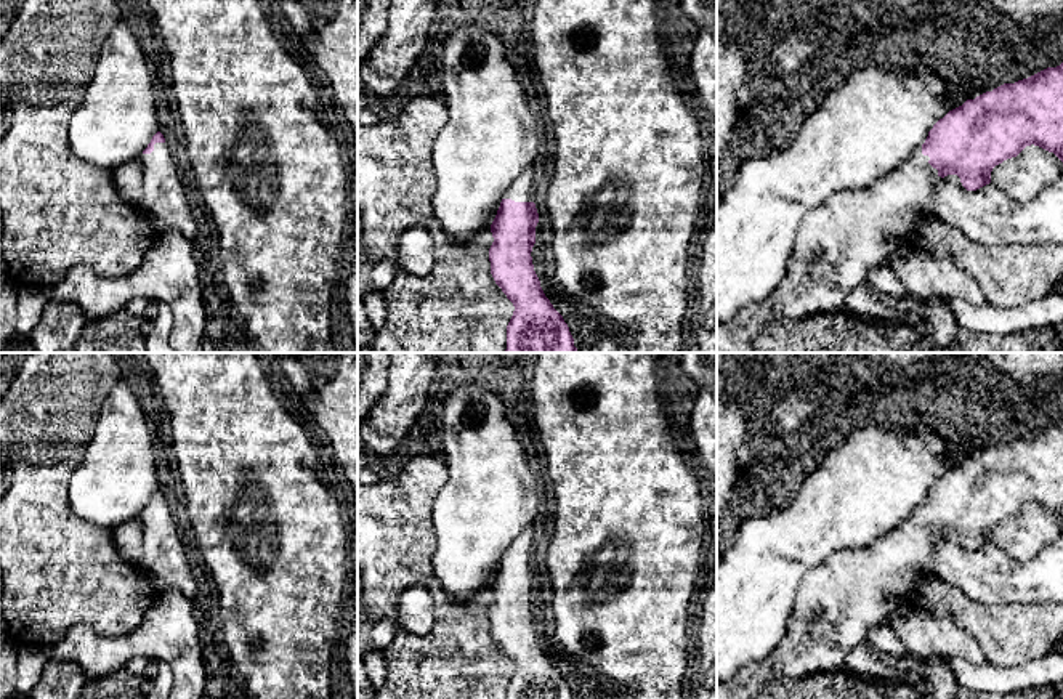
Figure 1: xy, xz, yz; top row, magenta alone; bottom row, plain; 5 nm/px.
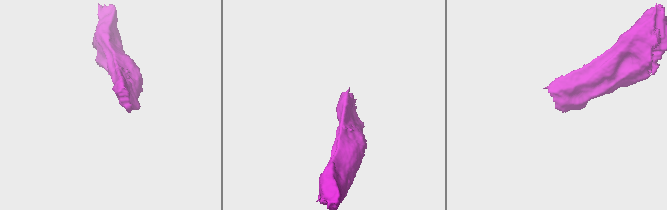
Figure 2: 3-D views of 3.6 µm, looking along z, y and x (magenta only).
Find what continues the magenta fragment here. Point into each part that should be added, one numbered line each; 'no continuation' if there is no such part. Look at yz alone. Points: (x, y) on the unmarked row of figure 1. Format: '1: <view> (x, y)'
1: yz (837, 602)

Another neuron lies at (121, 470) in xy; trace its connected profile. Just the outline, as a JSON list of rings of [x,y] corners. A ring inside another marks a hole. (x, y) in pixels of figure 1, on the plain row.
[[[120,377],[103,402],[93,438],[67,484],[71,507],[93,526],[114,531],[139,518],[164,479],[165,465],[157,431],[149,425],[143,402],[130,388],[128,378]]]

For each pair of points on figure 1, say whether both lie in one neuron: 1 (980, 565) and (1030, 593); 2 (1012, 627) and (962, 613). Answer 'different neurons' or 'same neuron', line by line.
1: same neuron
2: same neuron

